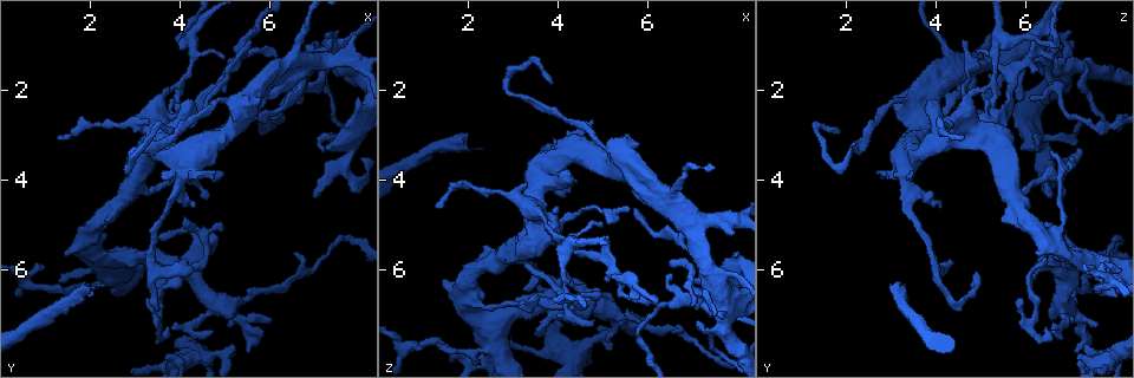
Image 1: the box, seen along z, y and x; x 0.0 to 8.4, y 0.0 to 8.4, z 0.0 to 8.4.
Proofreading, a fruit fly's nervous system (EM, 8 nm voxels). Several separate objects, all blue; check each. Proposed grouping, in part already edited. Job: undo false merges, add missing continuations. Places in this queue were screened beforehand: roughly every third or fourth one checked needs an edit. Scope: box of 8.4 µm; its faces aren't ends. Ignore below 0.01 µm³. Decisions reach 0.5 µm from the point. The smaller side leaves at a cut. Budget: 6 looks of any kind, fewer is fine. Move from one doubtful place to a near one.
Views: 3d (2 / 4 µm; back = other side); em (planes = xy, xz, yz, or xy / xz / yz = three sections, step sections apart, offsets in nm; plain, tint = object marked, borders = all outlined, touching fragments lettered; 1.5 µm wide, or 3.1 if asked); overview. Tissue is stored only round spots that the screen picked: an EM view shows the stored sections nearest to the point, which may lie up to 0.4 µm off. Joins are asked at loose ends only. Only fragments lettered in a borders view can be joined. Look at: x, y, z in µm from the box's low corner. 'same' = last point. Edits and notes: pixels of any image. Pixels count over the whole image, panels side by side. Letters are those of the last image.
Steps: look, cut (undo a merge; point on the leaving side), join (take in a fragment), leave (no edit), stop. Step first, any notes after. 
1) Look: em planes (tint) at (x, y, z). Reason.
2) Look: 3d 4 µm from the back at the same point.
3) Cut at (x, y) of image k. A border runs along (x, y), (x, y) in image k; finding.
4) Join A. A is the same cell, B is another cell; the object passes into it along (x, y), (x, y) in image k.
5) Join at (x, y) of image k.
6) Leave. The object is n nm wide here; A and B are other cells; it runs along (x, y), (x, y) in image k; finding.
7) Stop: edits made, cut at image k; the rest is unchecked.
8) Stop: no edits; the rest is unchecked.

Look: em yz step 8 (tint) at (3.35, 6.75, 4.40). Abrupt turn.

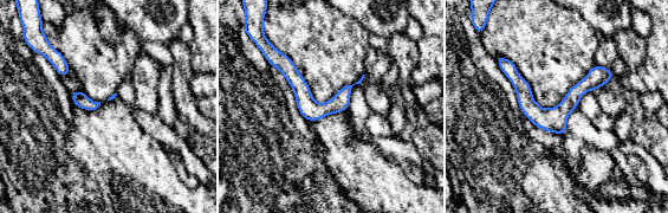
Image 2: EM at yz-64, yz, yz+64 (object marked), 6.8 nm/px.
Look: em planes (borders) at the same point. Cut it another way.

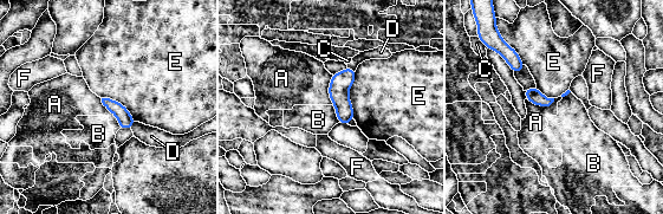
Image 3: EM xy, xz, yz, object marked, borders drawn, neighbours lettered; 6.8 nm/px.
Leave. A, B, C, D, E and F are other cells; all the same neuron.

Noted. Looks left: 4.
Look: 3d 2 µm at (3.95, 4.20, 3.35). Calibre changes.

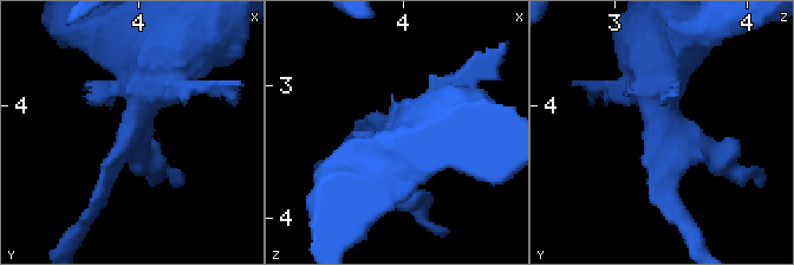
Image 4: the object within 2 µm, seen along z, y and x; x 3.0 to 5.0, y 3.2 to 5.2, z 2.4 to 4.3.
Look: em planes (tint) at (3.94, 4.18, 3.34).

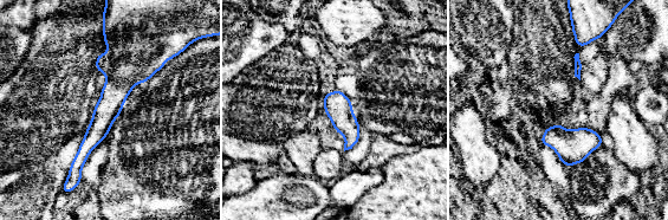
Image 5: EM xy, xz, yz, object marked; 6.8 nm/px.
Look: em planes (borders) at the same point.

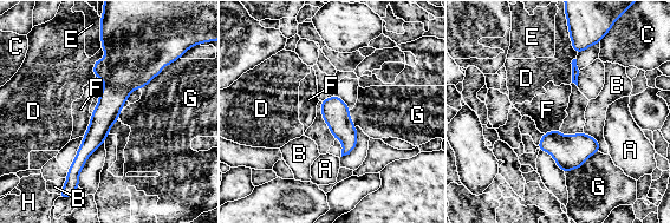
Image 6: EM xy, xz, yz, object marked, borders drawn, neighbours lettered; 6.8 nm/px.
Leave. The object is 190 nm wide here; A, B, C, D, E, F, G and H are other cells; a border runs along (598, 151), (580, 166), (565, 174) in image 6; one neuron here.

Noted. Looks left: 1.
Look: em planes (borders) at (7.85, 0.75, 5.20). Branch stops here.

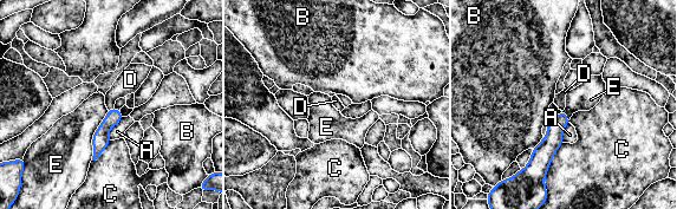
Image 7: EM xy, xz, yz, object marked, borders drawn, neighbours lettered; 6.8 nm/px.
Join D. D is the same cell, A, B, C and E are other cells; the object passes into it along (101, 139), (110, 109), (130, 79) in image 7; the neuron continues.

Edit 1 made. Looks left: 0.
Stop: edits made, join at image 7; the rest is unchecked.

